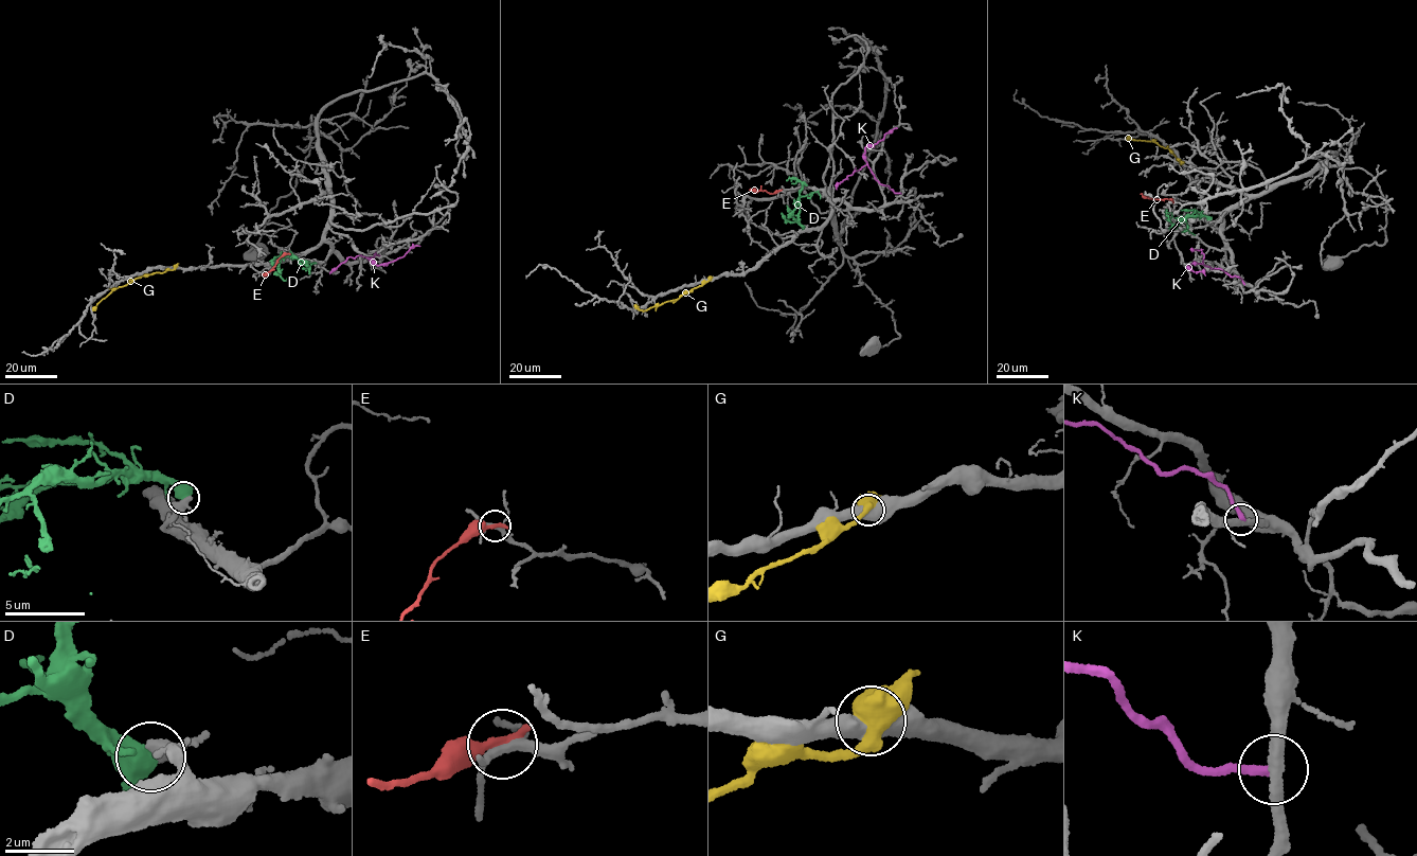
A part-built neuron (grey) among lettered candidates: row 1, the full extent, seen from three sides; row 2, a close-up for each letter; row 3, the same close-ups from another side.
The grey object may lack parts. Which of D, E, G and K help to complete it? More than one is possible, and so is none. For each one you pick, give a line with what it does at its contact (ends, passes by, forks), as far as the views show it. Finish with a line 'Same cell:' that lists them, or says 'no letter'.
Same cell: no letter

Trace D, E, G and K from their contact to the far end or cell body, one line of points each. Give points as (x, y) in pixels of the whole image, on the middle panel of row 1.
D: (804, 227), (797, 217), (802, 182), (796, 179), (786, 180)
E: (779, 191), (769, 194), (749, 189)
G: (710, 279), (679, 299), (643, 310), (633, 305)
K: (900, 193), (876, 179), (863, 155), (866, 146), (877, 143), (897, 128)

